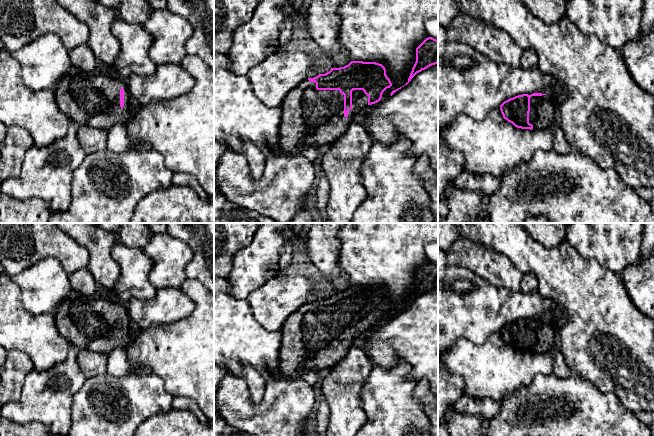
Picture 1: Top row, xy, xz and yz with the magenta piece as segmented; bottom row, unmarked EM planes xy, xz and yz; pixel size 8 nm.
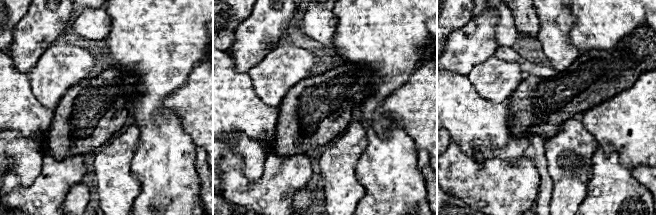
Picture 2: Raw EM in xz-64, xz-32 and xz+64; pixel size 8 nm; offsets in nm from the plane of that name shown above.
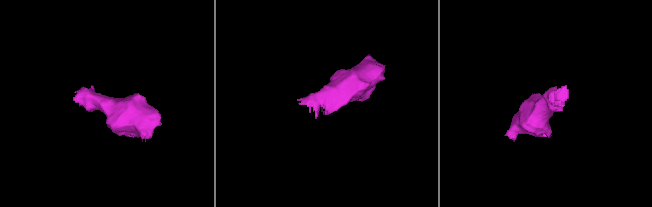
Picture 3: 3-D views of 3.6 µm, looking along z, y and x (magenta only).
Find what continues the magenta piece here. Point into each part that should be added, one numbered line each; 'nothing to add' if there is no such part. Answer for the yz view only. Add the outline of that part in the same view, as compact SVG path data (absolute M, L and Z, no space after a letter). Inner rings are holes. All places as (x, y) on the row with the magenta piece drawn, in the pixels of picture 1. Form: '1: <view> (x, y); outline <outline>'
1: yz (544, 110); outline M559 92L530 98L529 123L533 129L550 128L558 120Z

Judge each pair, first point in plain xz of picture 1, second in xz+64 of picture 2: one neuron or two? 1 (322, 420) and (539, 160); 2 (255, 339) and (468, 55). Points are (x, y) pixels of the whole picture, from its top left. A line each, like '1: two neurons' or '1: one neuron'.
1: one neuron
2: two neurons

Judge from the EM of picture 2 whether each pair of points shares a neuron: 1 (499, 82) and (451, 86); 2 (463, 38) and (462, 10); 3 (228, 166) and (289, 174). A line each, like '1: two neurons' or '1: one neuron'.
1: two neurons
2: two neurons
3: one neuron

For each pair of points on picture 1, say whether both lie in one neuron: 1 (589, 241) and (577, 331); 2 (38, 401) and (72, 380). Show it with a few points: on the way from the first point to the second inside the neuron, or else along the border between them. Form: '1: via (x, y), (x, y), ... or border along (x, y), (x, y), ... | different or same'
1: border along (568, 243), (583, 256), (594, 258), (608, 268) | different
2: via (46, 397), (50, 393), (58, 392), (64, 386) | same

